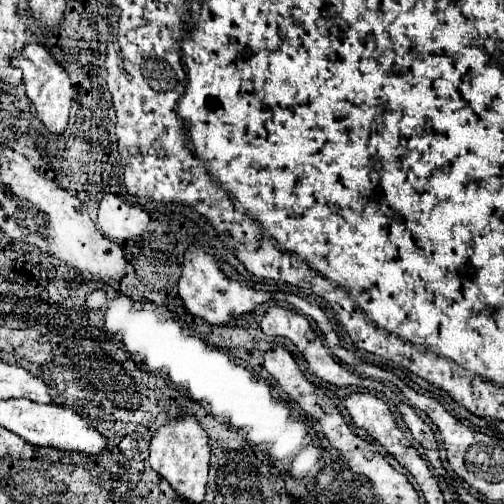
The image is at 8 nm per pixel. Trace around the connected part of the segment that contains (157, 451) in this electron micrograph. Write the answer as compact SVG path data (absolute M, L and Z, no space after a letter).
M178 406L180 414L170 420L170 424L156 428L150 440L150 466L170 482L170 486L190 502L202 502L208 482L208 462L210 462L210 444L200 422Z

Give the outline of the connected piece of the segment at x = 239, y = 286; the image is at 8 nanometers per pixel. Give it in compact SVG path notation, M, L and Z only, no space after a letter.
M192 240L190 248L186 250L186 262L182 264L182 276L178 282L178 296L184 300L190 314L196 314L202 320L206 320L208 324L218 324L218 326L226 324L234 316L254 310L254 306L258 306L258 304L267 303L270 300L286 302L286 298L288 298L284 292L274 296L268 291L255 290L244 282L230 280L222 272L218 260L212 254L204 252L204 248L198 240Z

